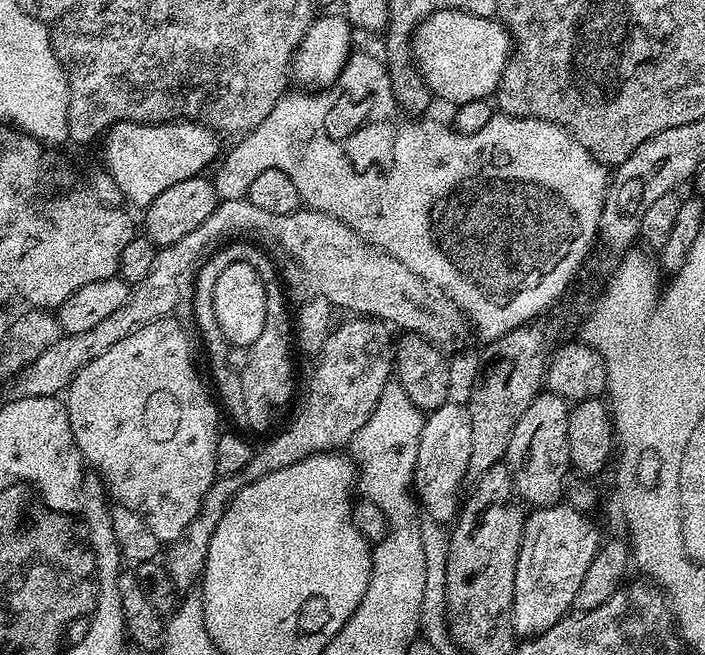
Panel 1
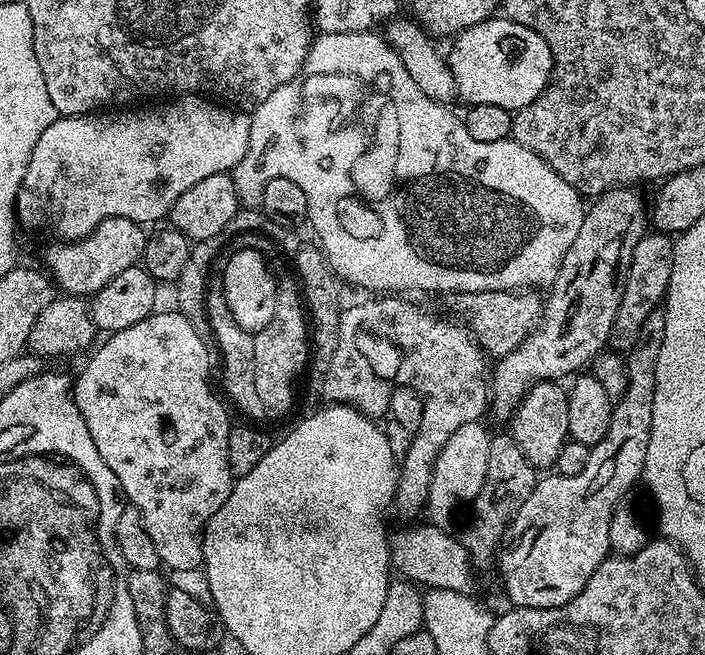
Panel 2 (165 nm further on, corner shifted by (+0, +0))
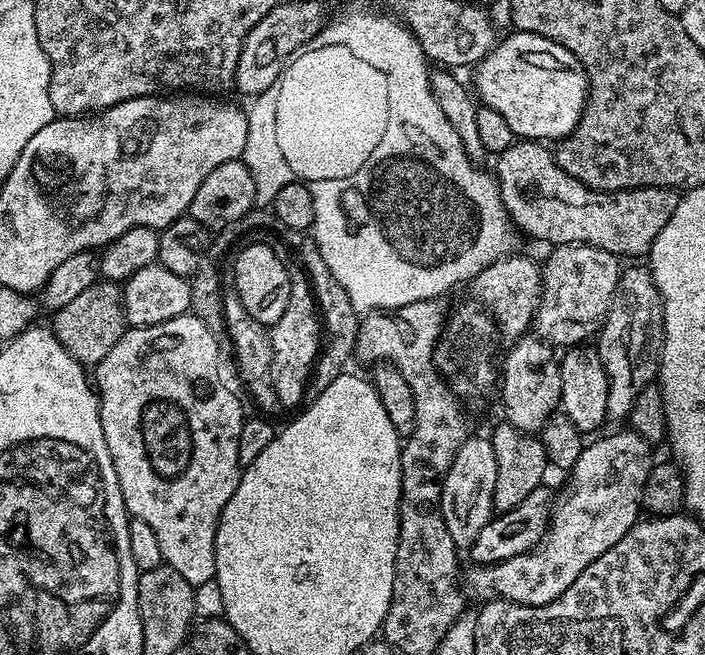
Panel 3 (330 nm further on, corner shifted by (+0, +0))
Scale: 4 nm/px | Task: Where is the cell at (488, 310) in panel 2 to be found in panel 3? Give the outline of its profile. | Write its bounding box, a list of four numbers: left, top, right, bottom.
[534,244,622,350]

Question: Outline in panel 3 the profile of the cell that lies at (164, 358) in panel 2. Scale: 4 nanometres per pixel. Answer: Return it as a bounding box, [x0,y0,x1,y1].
[94,314,246,585]

